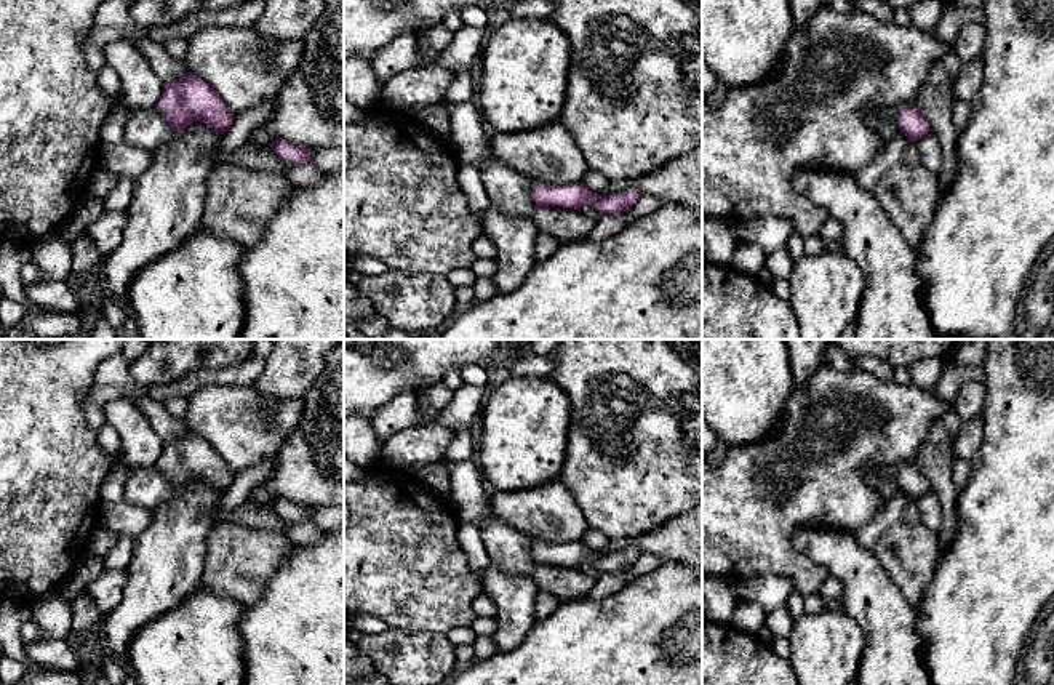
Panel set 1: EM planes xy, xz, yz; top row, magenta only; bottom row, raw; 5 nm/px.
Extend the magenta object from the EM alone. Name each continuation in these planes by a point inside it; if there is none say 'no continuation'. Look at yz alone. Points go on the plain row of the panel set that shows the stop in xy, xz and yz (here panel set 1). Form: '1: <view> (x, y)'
no continuation

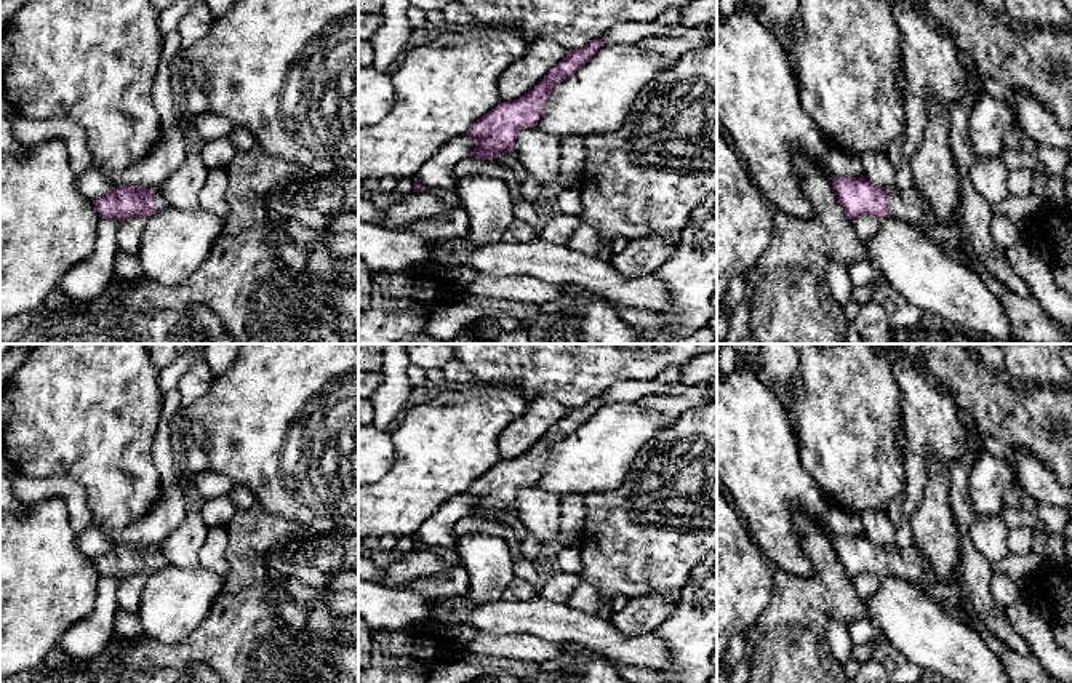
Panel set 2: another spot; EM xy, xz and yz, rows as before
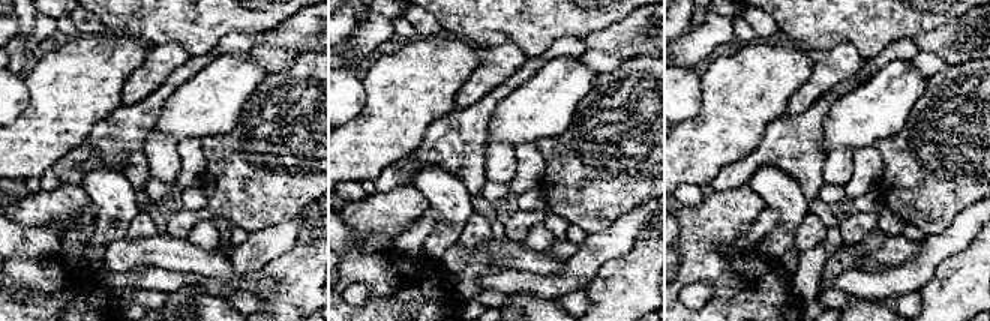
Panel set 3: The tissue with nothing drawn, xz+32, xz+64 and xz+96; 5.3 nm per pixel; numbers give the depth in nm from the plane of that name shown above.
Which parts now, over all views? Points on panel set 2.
1: yz (909, 565)

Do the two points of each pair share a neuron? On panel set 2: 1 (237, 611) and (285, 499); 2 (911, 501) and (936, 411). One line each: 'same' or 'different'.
1: different
2: same

